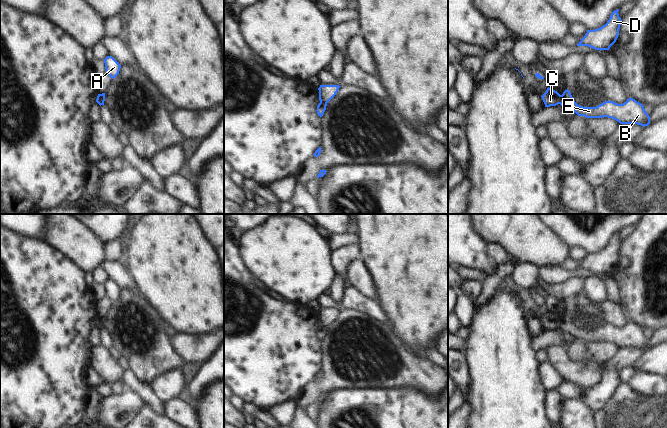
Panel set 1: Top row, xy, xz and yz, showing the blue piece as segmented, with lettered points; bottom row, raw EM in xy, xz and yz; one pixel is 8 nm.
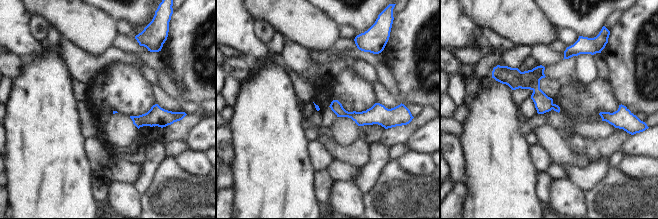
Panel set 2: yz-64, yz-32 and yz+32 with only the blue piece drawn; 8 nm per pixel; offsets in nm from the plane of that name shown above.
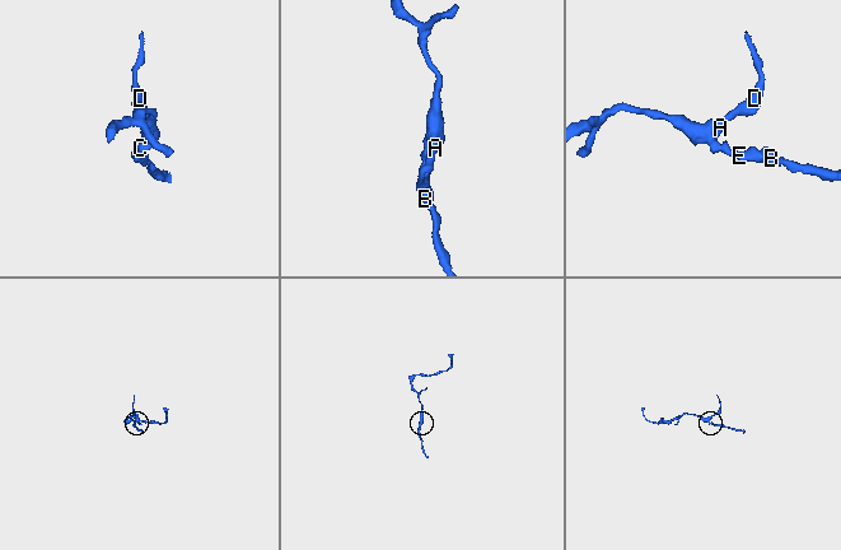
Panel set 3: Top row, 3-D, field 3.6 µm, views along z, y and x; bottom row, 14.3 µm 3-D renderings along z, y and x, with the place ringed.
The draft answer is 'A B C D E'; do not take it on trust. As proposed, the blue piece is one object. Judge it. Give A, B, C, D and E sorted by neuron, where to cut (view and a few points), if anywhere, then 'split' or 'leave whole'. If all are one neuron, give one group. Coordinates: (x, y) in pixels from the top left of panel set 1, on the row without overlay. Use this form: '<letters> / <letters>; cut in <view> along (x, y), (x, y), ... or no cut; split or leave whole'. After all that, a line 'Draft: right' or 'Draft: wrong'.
A C D / B E; cut in yz along (561, 319), (558, 327); split
Draft: wrong

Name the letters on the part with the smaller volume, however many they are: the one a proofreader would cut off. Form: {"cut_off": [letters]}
{"cut_off": ["B", "E"]}

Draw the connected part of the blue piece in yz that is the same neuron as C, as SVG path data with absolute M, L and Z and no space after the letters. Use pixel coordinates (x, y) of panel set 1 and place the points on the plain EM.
M548 311L546 316L541 321L543 323L545 331L550 331L559 328L561 319L557 315Z

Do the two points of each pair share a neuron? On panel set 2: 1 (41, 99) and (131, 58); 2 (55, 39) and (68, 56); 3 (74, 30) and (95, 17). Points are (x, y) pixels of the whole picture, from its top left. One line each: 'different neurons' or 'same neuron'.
1: different neurons
2: different neurons
3: same neuron

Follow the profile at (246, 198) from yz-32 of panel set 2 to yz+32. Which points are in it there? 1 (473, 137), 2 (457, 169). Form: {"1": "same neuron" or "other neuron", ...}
{"1": "same neuron", "2": "other neuron"}

